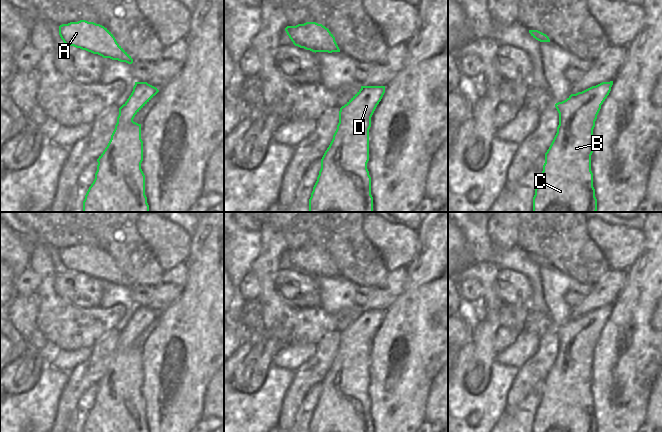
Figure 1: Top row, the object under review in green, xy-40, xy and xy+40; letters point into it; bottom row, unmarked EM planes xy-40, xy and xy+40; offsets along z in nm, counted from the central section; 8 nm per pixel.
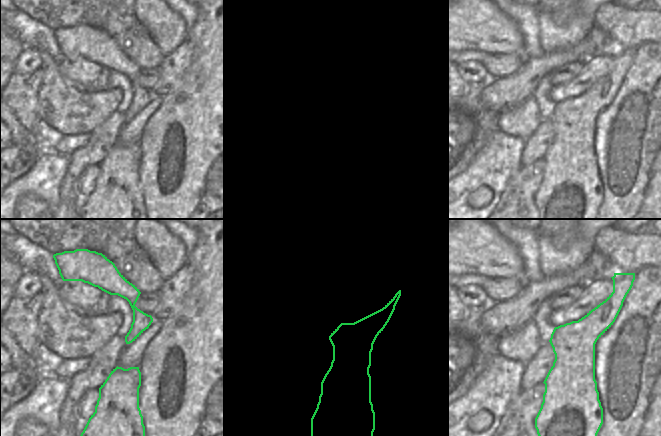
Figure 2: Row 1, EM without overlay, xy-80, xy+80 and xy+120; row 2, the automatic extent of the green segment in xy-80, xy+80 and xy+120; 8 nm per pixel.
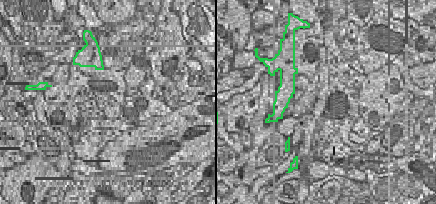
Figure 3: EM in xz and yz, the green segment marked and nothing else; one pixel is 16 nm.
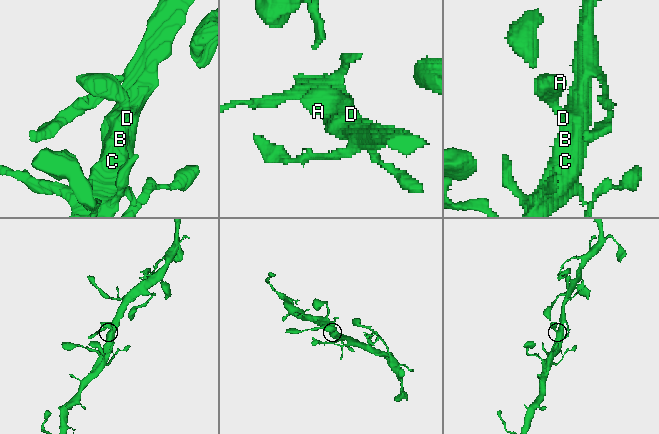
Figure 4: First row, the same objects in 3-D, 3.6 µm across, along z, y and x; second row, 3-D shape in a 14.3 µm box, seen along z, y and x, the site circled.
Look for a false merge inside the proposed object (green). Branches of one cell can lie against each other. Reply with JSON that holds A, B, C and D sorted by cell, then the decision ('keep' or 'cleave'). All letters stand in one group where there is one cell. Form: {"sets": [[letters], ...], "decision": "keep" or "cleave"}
{"sets": [["A", "B", "C", "D"]], "decision": "keep"}

